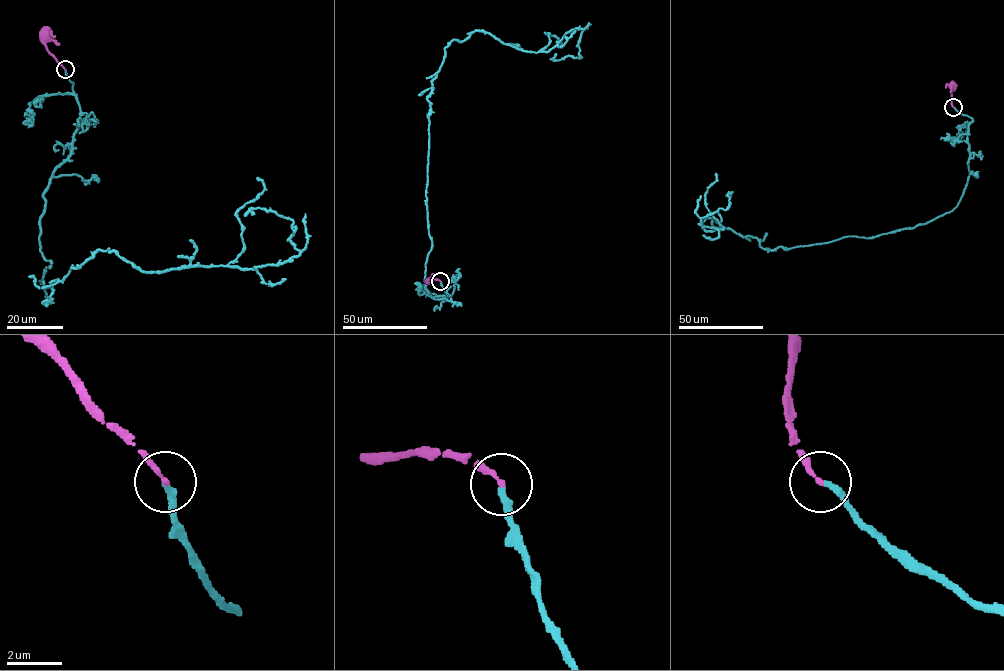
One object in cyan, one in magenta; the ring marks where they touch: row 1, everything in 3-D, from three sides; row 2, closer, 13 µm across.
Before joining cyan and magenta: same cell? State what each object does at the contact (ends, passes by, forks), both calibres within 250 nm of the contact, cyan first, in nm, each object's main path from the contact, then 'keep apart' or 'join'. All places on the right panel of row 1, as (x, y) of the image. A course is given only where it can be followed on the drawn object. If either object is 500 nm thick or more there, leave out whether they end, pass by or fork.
cyan ends; magenta ends; calibres 240 and 180 nm; course cyan (953, 107), (973, 121), (969, 175), (925, 223), (768, 249), (705, 230), (725, 195); course magenta (953, 107), (952, 87); join

